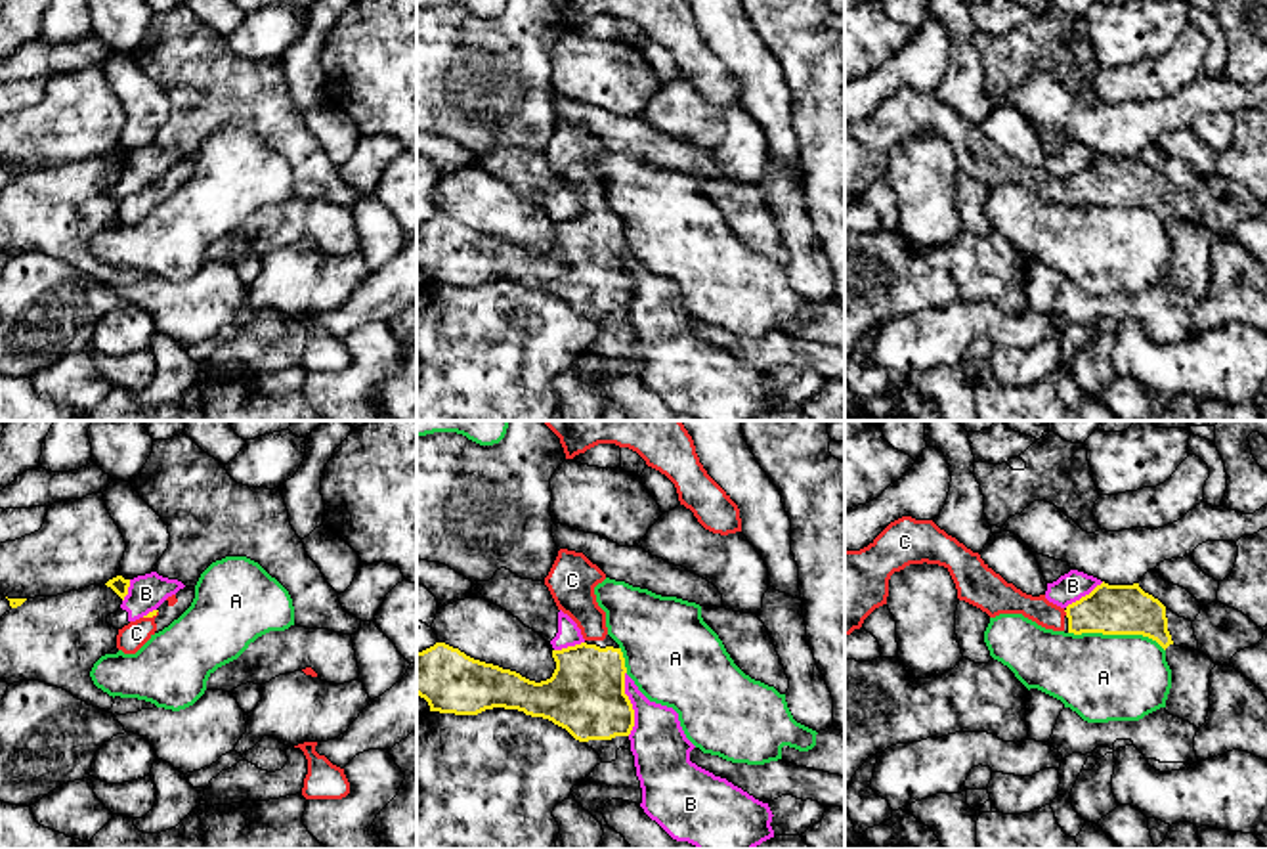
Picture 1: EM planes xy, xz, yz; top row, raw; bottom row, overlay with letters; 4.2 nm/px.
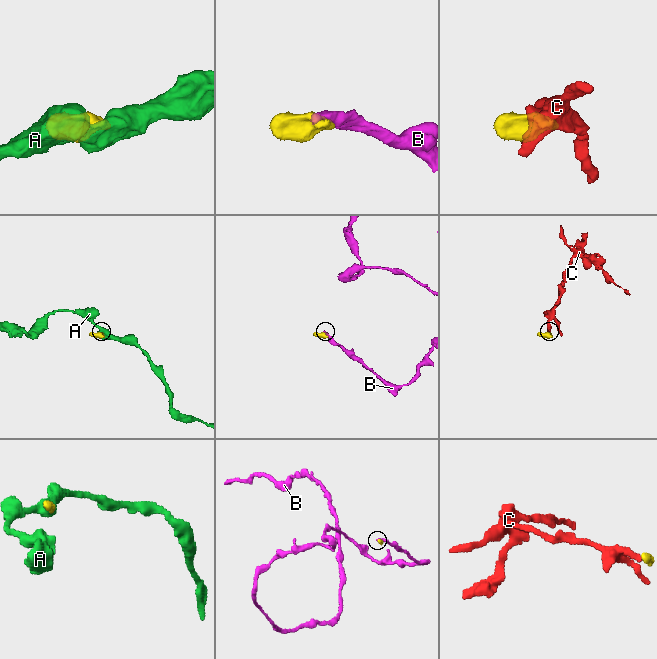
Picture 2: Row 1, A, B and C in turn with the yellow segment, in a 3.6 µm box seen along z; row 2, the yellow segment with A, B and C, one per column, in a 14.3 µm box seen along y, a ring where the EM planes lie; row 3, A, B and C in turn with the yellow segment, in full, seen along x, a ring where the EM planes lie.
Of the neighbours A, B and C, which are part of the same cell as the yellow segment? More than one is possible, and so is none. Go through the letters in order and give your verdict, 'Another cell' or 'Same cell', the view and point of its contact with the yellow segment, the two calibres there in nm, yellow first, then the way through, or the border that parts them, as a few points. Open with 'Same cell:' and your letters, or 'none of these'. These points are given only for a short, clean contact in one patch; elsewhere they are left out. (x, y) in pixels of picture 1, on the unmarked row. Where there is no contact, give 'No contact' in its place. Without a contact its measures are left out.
Same cell: C
A: Another cell. Touches yellow at yz (1116, 205). Thickness 200 nm (yellow) against 360 nm
B: Another cell. Touches yellow at xz (631, 276). Thickness 320 nm (yellow) against 240 nm
C: Same cell. Touches yellow at yz (1065, 182). Thickness 200 nm (yellow) against 120 nm. Path across: yz (1109, 180), (1065, 182), (1042, 184), (1008, 171)

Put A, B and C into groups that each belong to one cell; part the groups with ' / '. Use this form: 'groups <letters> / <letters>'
groups A / B / C

